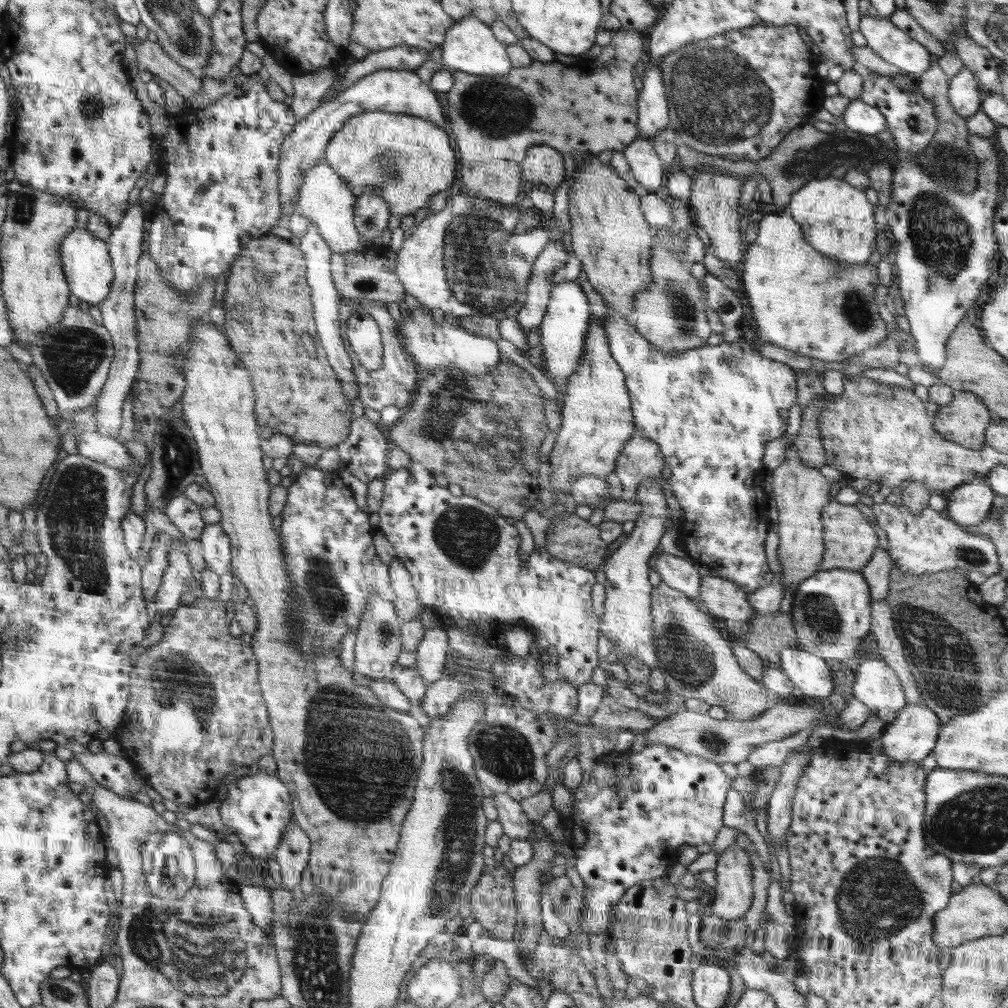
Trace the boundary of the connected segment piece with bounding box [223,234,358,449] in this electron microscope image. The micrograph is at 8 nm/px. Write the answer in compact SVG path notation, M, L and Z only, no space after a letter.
M267 234L246 244L228 272L223 309L224 333L232 348L246 362L246 369L254 376L259 396L262 392L262 402L259 398L258 407L260 426L292 436L295 443L314 443L328 449L350 436L350 426L358 420L358 412L354 412L354 403L347 401L341 380L326 358L328 354L322 348L322 340L318 340L312 320L312 289L308 272L305 253L300 247L294 247L290 239Z

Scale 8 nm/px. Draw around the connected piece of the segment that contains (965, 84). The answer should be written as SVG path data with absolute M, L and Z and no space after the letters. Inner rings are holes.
M964 66L958 73L950 75L948 98L954 112L968 121L981 109L983 95L974 73Z

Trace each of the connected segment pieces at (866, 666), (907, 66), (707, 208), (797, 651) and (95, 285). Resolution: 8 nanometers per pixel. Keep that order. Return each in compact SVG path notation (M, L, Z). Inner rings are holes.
M868 656L856 666L856 680L852 697L860 700L871 715L886 724L892 722L904 709L906 698L899 678L879 656Z
M864 15L859 22L859 31L864 35L867 46L880 58L906 73L923 73L930 68L932 53L924 48L917 40L910 38L902 29L896 28L890 19L872 15Z
M691 172L692 190L689 196L689 204L693 209L693 217L702 230L708 234L711 249L720 259L729 263L732 268L739 270L744 248L747 245L740 237L740 215L738 214L738 201L743 188L744 179L737 175L722 172Z
M800 646L786 647L780 651L781 669L795 684L799 694L821 701L830 697L833 676L825 660Z
M87 228L72 229L61 244L61 260L65 275L74 296L89 304L102 303L111 291L111 284L115 279L115 270L111 256L108 256L107 242L92 235Z

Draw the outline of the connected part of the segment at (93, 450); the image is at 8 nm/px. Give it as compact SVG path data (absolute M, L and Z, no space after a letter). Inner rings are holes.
M94 430L78 432L78 435L81 436L80 441L77 441L78 454L112 468L131 468L132 455L115 438L96 434Z

